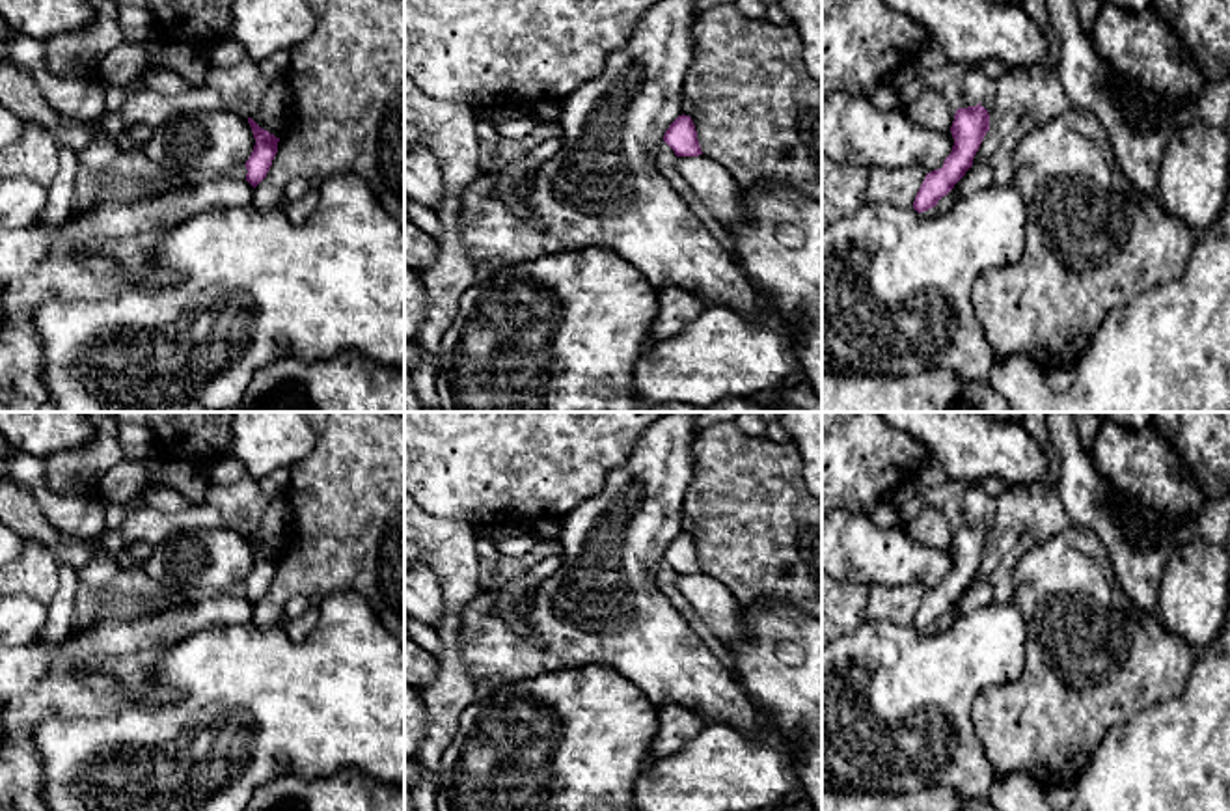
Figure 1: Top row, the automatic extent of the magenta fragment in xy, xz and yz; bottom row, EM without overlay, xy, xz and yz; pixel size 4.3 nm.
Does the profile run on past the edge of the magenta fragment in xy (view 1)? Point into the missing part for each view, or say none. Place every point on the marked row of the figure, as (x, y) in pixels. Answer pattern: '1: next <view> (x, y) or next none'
1: next none

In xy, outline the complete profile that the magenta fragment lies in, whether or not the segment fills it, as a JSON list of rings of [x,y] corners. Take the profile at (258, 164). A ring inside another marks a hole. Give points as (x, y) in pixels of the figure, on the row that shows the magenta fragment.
[[[248,117],[248,123],[252,127],[255,145],[244,166],[248,170],[246,181],[255,188],[272,166],[280,138],[261,129],[252,117]]]

